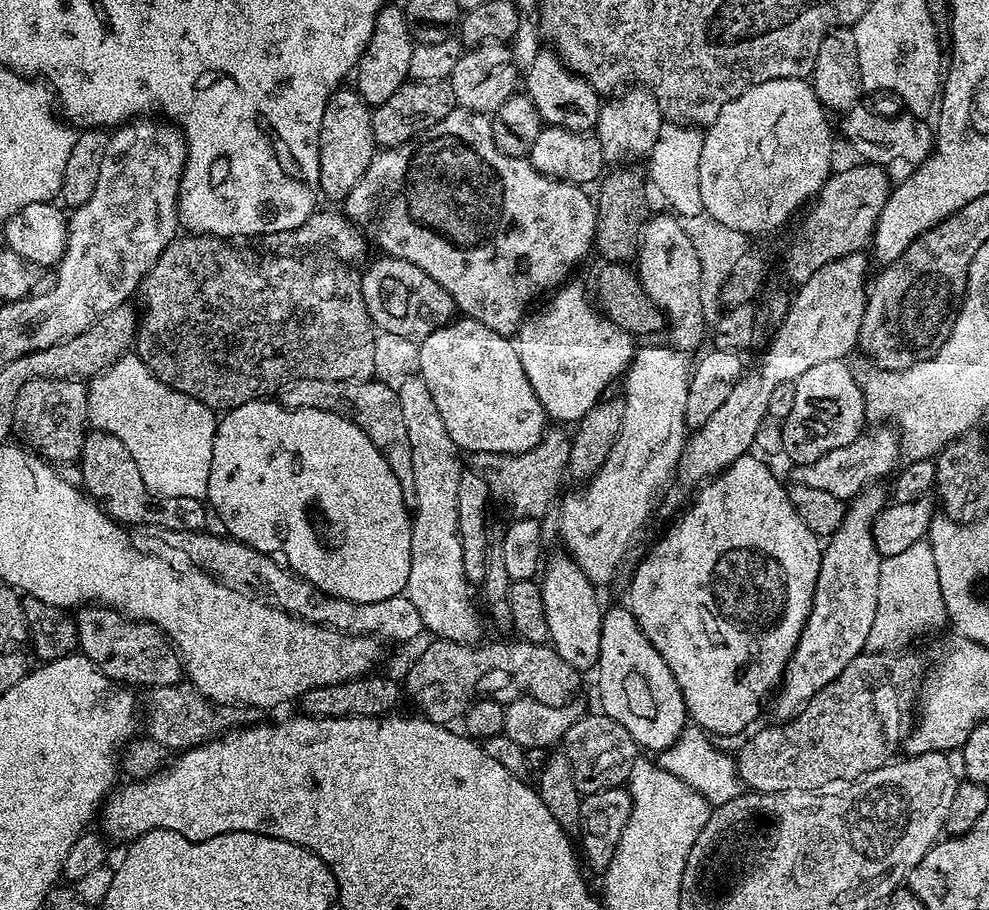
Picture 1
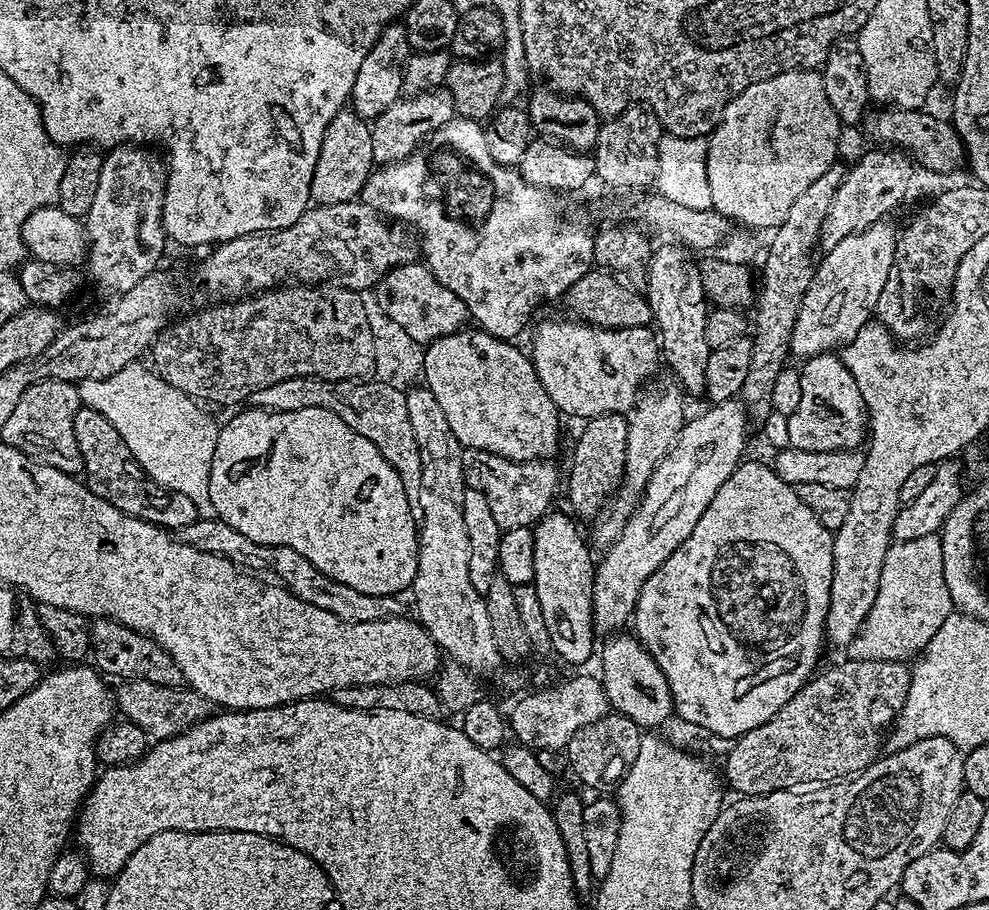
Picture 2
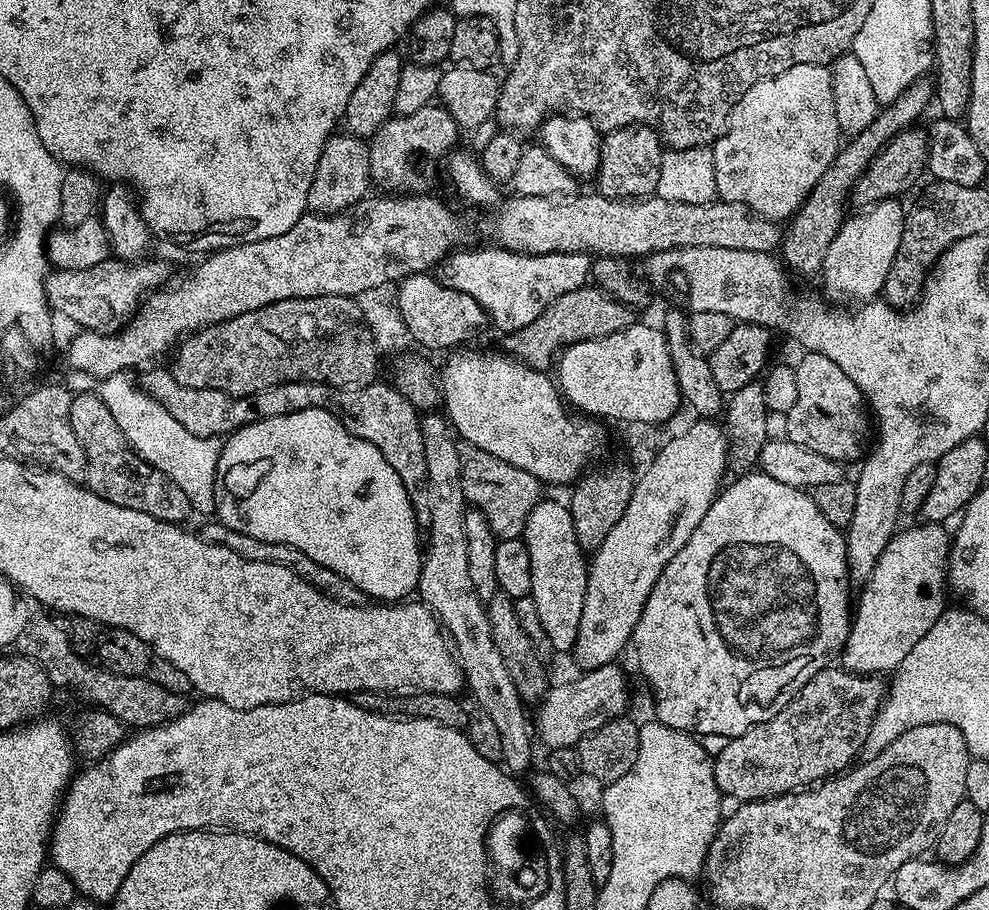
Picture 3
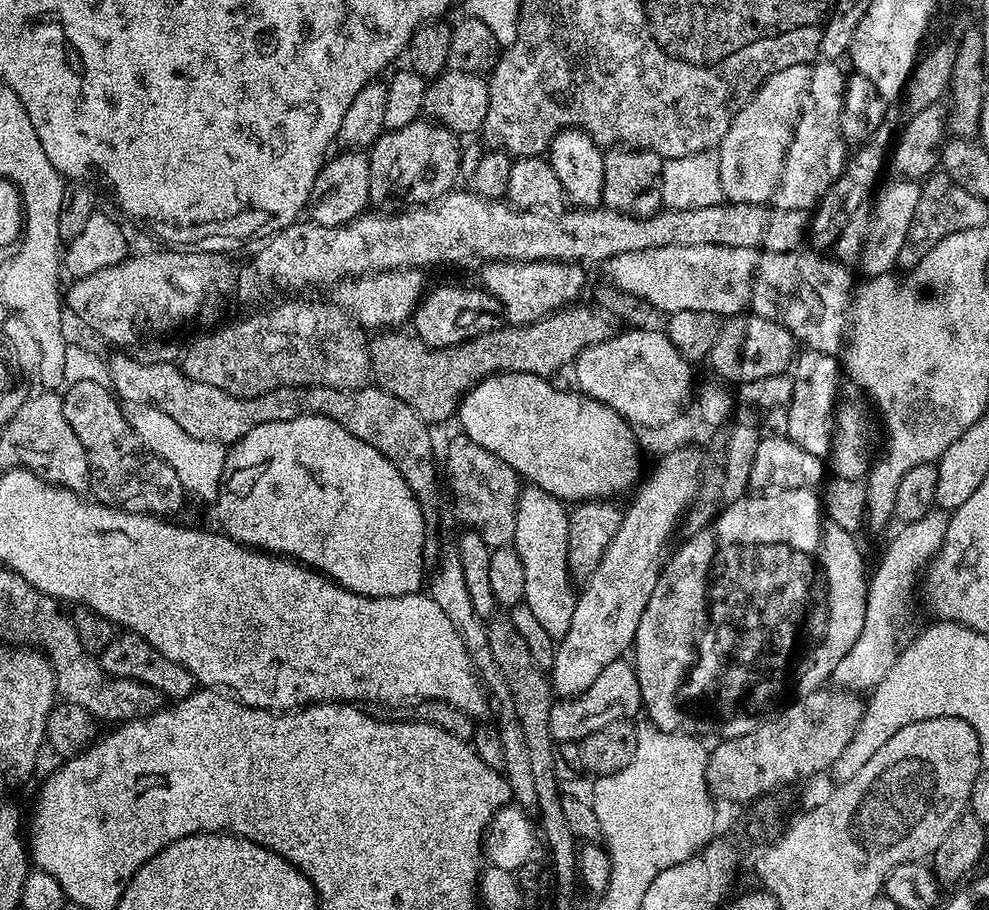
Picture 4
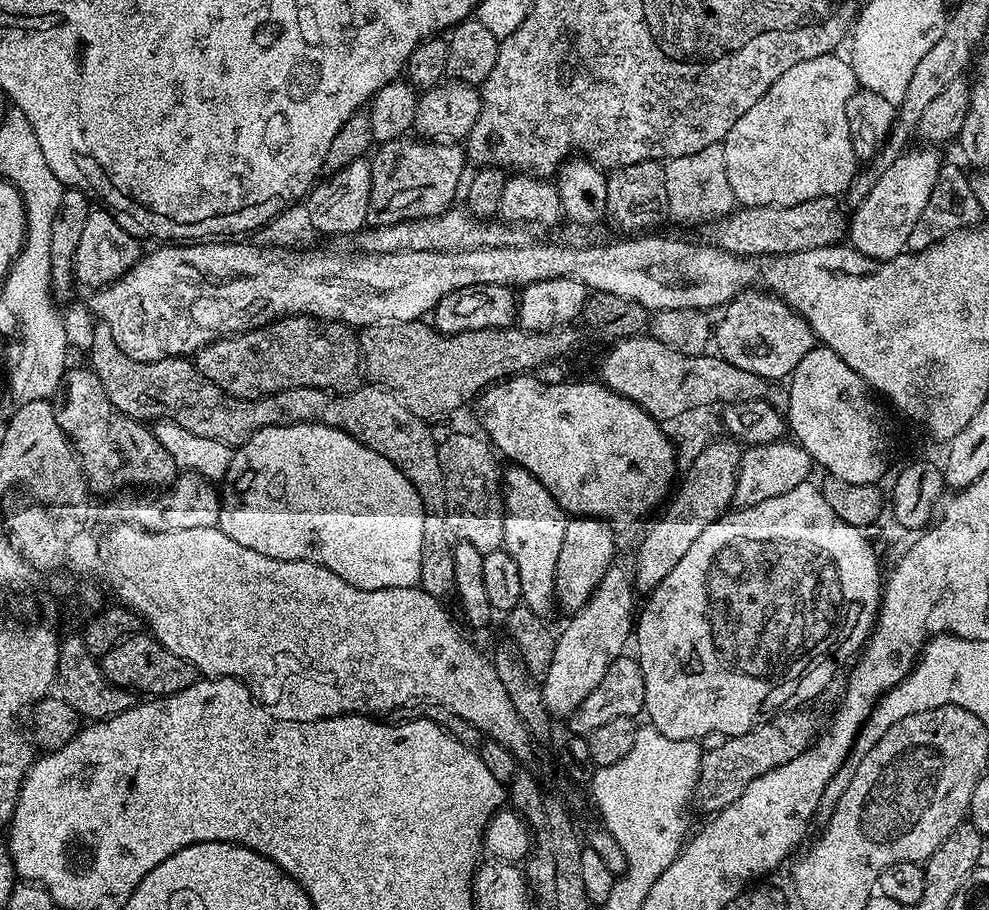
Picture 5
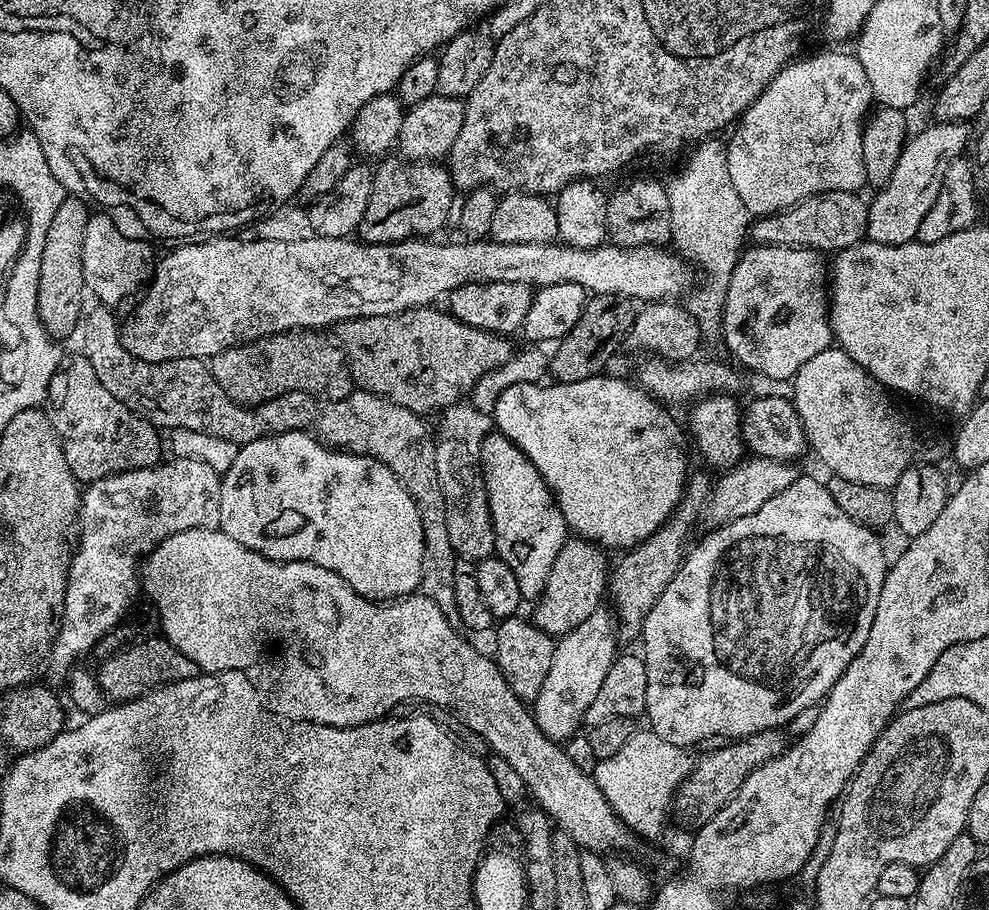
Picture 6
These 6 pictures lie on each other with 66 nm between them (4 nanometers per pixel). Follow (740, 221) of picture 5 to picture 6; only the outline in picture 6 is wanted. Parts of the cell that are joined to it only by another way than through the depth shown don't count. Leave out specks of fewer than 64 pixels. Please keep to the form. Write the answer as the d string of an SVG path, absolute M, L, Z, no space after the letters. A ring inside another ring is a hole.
M823 192L806 198L793 208L771 216L759 217L751 225L750 236L756 244L781 244L787 248L814 248L828 254L861 243L868 230L868 204L854 192Z

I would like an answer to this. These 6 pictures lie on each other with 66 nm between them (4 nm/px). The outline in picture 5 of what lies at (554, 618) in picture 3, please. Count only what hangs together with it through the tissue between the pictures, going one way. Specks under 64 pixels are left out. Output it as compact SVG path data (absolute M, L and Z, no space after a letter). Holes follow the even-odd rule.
M508 466L502 472L502 495L504 498L504 546L503 551L514 558L514 563L518 565L518 574L522 581L522 604L523 607L529 608L536 616L545 618L551 617L552 608L557 607L556 591L554 590L554 570L558 562L558 554L562 551L562 534L566 523L566 513L564 509L558 506L558 502L524 468Z

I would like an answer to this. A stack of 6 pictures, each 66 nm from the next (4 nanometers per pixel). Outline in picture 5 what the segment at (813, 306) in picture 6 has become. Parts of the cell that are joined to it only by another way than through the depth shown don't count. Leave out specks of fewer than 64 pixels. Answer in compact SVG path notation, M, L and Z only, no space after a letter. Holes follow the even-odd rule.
M745 290L741 292L739 296L735 296L735 298L732 299L732 301L730 301L728 304L723 305L722 313L723 312L724 317L721 318L720 324L718 320L718 323L714 328L714 348L721 361L723 361L724 364L734 366L738 370L750 370L750 374L758 374L761 378L763 378L763 380L767 380L769 382L780 380L783 378L783 376L784 379L791 377L792 371L794 371L798 366L798 362L802 362L802 358L806 358L808 351L811 350L812 347L814 347L814 345L817 343L816 336L810 330L808 323L806 323L806 321L802 319L789 304L785 304L784 301L779 300L777 296L773 296L763 290Z

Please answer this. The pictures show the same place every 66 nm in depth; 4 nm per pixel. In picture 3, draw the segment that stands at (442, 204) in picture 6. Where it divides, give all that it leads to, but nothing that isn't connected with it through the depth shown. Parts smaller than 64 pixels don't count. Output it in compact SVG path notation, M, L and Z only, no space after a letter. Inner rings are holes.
M436 102L414 110L414 114L393 115L370 137L371 183L388 194L427 193L436 180L436 163L457 147L456 132L456 119Z

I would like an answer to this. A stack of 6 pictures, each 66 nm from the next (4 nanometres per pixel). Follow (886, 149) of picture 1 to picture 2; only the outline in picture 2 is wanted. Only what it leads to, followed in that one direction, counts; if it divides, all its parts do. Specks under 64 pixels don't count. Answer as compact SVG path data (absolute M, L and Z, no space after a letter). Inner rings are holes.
M895 106L889 107L887 110L876 110L871 114L865 115L862 121L862 129L873 140L873 145L887 146L892 150L903 150L913 161L918 162L924 168L929 168L932 172L952 172L959 164L963 165L966 160L964 144L960 140L960 135L956 133L956 128L947 119L944 120L940 116L931 116L928 110L919 108L898 108Z

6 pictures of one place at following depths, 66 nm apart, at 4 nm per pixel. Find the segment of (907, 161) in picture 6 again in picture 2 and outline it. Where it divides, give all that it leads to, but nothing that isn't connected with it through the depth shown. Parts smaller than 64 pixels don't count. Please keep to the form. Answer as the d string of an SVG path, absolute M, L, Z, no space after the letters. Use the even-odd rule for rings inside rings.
M888 222L871 224L856 236L847 236L838 242L838 246L827 249L824 257L819 257L815 265L813 281L801 300L800 309L794 322L791 355L807 358L831 353L841 346L849 344L862 330L865 324L873 319L878 306L878 294L882 294L882 286L886 286L886 274L890 274L890 266L894 262L894 250L898 239L897 229L892 229Z

